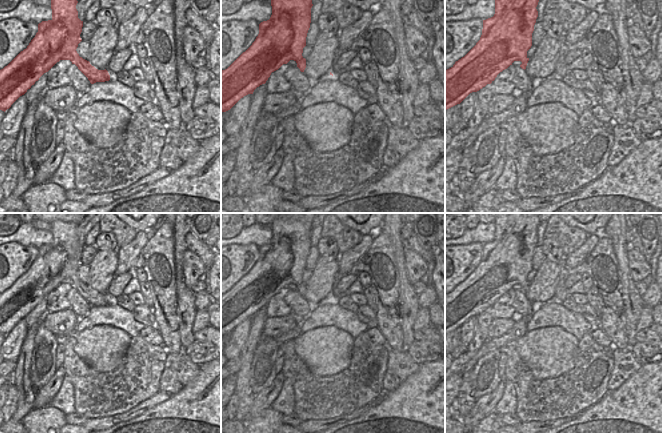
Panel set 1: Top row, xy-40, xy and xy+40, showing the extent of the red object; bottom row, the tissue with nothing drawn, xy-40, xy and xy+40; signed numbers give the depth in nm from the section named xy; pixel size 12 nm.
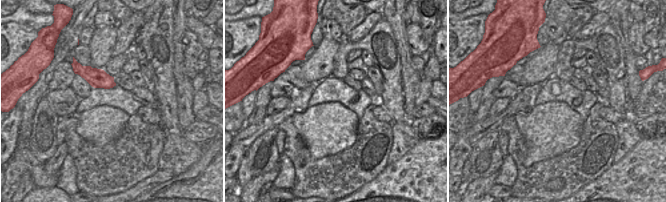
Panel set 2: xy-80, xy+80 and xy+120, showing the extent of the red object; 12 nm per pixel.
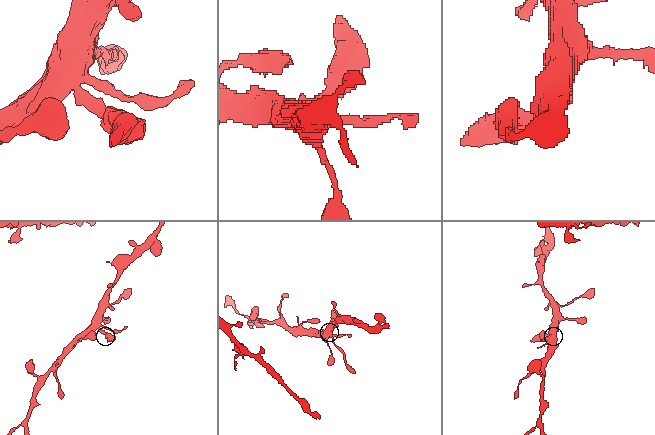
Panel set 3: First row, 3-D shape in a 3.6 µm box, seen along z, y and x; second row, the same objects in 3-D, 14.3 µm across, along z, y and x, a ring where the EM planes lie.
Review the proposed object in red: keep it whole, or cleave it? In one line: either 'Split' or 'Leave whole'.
Leave whole

